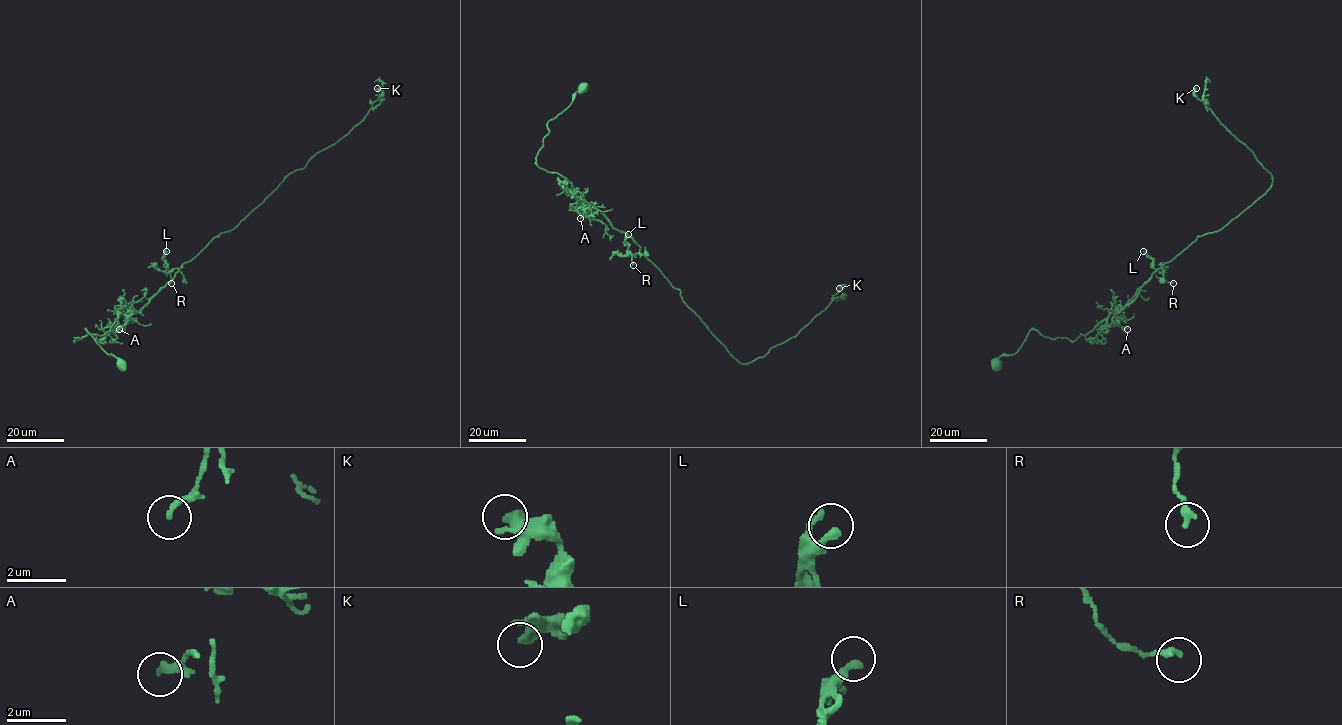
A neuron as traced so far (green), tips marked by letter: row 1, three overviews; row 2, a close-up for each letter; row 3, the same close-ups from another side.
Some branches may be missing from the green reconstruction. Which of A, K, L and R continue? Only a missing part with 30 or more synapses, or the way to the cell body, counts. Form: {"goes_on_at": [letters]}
{"goes_on_at": []}

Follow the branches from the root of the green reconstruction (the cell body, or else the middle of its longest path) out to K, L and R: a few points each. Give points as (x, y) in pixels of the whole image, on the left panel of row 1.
K: (120, 365), (85, 329), (75, 337), (103, 335), (120, 314), (137, 313), (178, 268), (356, 126), (377, 88)
L: (120, 365), (85, 329), (75, 337), (103, 335), (120, 314), (147, 304), (178, 271), (165, 271), (166, 251)
R: (120, 365), (85, 329), (75, 337), (103, 335), (120, 314), (137, 313), (178, 268), (171, 283)

